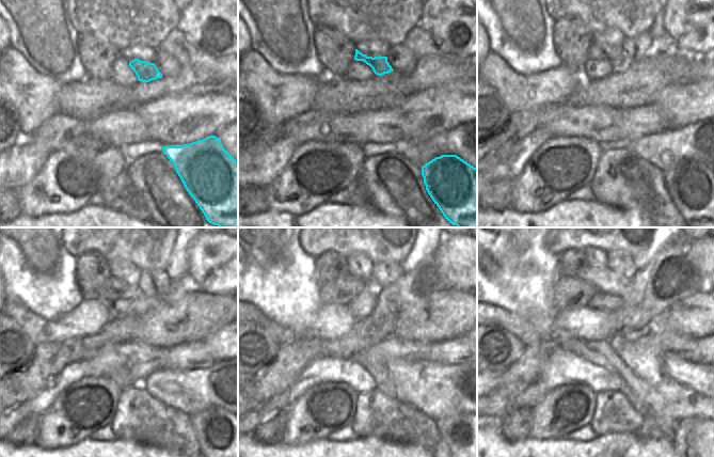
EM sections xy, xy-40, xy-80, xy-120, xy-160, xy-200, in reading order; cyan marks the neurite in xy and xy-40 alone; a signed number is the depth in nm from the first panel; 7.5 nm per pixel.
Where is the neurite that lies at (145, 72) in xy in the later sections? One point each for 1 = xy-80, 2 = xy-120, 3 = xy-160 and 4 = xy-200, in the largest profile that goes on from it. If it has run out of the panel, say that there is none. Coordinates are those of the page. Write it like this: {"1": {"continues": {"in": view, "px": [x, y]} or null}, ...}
{"1": {"continues": {"in": "xy-80", "px": [594, 53]}}, "2": {"continues": {"in": "xy-120", "px": [114, 288]}}, "3": {"continues": {"in": "xy-160", "px": [342, 292]}}, "4": {"continues": {"in": "xy-200", "px": [570, 293]}}}

